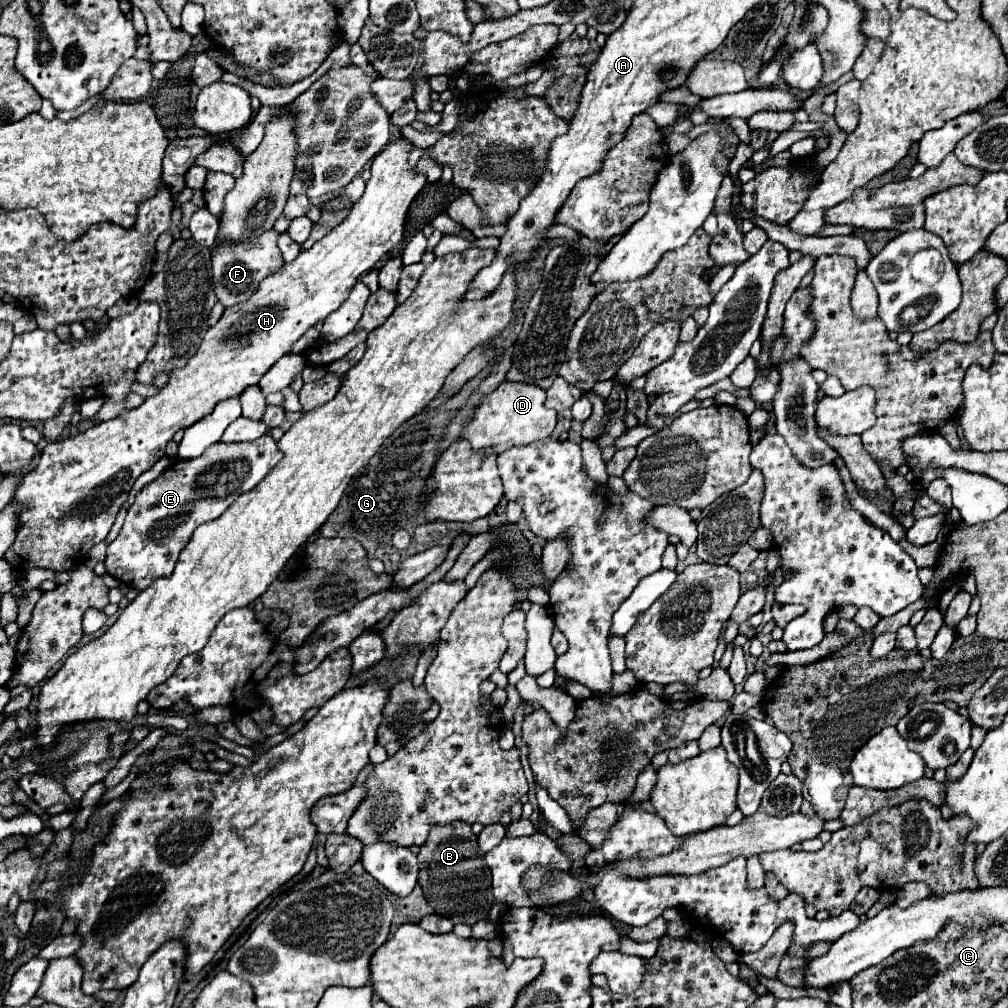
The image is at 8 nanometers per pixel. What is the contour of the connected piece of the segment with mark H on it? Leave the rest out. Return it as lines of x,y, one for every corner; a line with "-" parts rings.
398,139
390,143
382,153
378,153
370,167
372,175
366,183
366,191
360,197
360,201
352,207
348,217
340,225
336,225
326,237
314,243
312,249
300,251
300,255
292,263
286,263
284,269
268,275
248,301
228,307
220,321
206,331
200,349
194,353
194,357
190,357
184,367
172,369
168,373
168,383
162,389
158,389
156,395
144,399
140,407
120,413
120,417
102,421
84,433
76,433
62,441
52,441
44,445
38,467
24,477
20,489
14,495
14,501
30,505
28,511
20,515
24,523
20,525
16,541
12,545
14,555
26,567
44,567
58,571
74,569
80,563
82,555
86,557
90,547
106,539
110,527
114,525
116,513
126,501
134,481
164,455
164,447
174,437
174,433
178,429
194,425
196,421
200,421
200,417
212,413
212,409
220,401
238,397
248,385
258,385
260,377
280,357
288,355
292,345
310,327
314,327
318,321
324,321
332,311
336,311
342,305
358,277
374,269
376,263
384,259
384,255
390,253
402,241
408,207
420,193
420,189
426,185
426,177
416,175
416,171
408,167
410,149
410,141

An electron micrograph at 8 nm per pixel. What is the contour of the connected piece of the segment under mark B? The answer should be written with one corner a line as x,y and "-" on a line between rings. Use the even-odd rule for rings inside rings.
466,821
434,825
428,833
428,841
420,847
418,861
420,861
418,883
434,913
448,917
454,923
468,925
474,925
476,921
488,917
488,911
494,903
488,865
484,861
484,853
480,853
478,837
472,833

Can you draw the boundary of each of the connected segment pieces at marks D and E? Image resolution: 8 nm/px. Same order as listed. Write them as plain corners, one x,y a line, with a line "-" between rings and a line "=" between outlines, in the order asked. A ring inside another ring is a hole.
504,381
500,389
488,393
488,397
484,397
480,405
476,405
472,421
464,423
462,437
470,441
476,453
478,451
504,453
506,449
516,447
516,445
542,441
544,437
552,435
556,427
556,419
558,419
558,413
554,409
546,409
544,401
546,401
544,389
536,385
520,385
520,383
=
264,433
256,441
216,443
196,459
174,461
158,479
148,483
134,499
118,537
108,545
106,573
132,589
146,589
154,579
170,575
180,551
194,529
220,517
242,493
256,487
282,459
276,441

